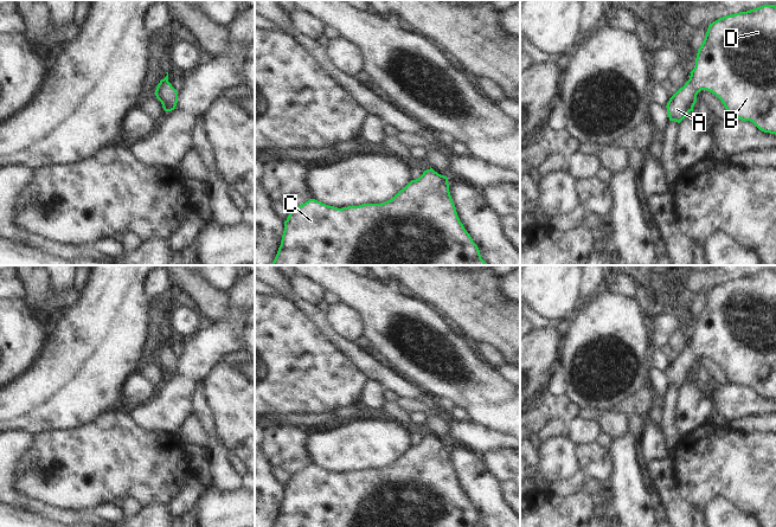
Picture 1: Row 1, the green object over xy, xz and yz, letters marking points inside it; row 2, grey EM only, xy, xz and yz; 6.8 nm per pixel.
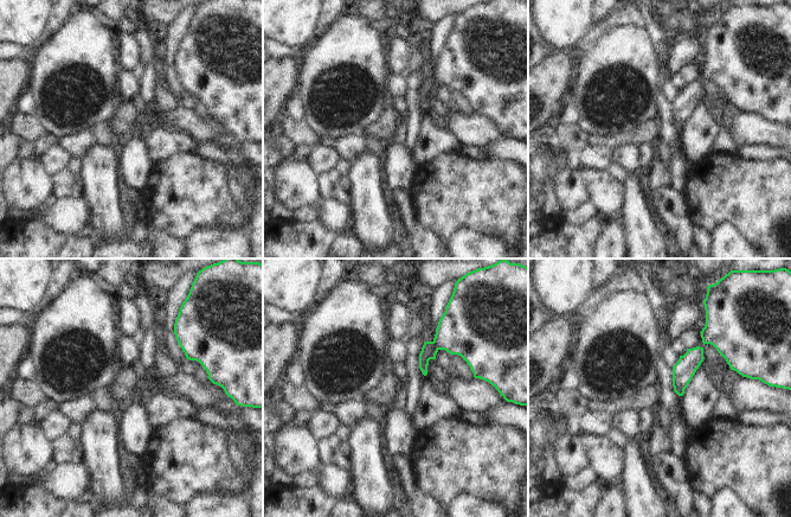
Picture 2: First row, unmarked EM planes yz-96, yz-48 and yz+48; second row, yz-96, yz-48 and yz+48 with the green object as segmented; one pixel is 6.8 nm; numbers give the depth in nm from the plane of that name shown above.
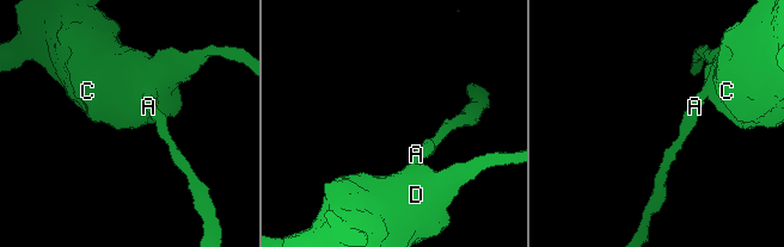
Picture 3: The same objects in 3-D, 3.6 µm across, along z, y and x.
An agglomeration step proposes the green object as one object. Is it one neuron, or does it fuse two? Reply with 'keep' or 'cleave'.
keep

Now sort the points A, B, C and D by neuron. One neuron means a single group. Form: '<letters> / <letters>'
A B C D

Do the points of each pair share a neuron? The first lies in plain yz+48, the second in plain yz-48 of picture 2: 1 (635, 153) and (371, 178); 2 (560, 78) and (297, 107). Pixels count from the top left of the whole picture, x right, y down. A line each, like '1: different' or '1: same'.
1: different
2: different

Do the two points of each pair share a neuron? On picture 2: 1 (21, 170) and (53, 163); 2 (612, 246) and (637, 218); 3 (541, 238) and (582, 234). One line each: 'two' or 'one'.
1: two
2: two
3: one

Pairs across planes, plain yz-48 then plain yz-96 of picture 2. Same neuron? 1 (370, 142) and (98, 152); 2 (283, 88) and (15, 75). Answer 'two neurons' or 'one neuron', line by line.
1: two neurons
2: one neuron

